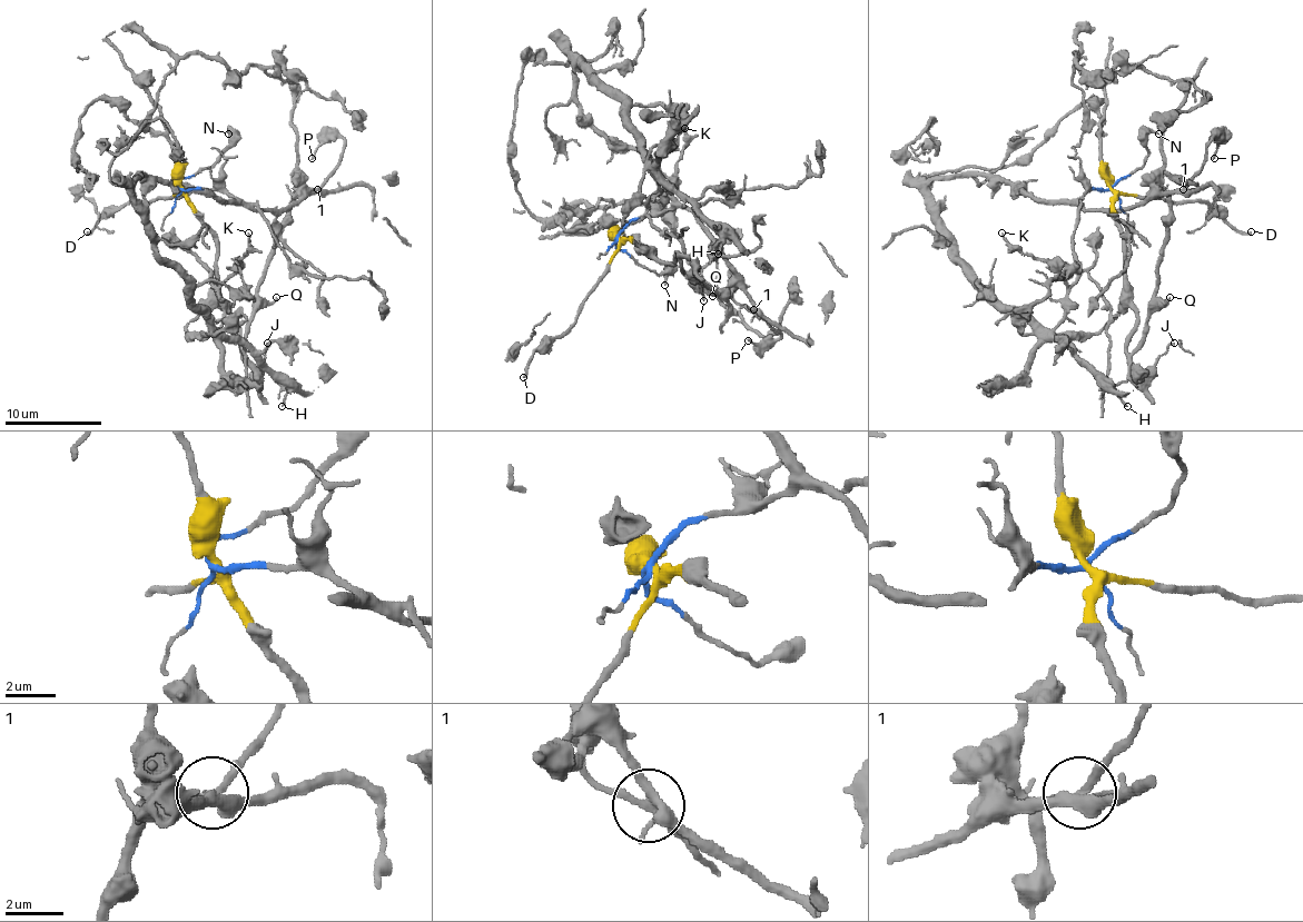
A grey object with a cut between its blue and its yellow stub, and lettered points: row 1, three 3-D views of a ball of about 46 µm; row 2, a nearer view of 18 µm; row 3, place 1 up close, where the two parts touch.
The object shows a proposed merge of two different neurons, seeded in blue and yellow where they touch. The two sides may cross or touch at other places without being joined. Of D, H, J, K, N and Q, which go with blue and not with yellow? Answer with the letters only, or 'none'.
H, K, N

